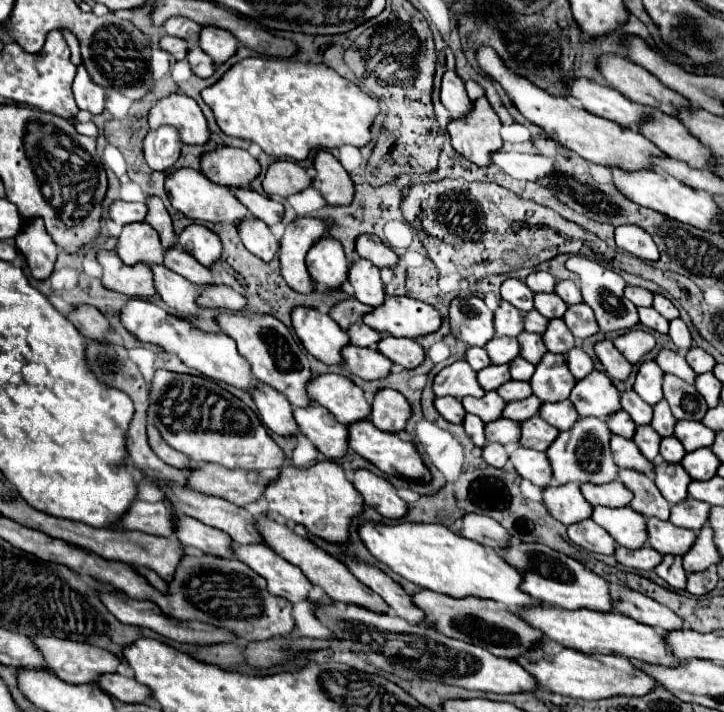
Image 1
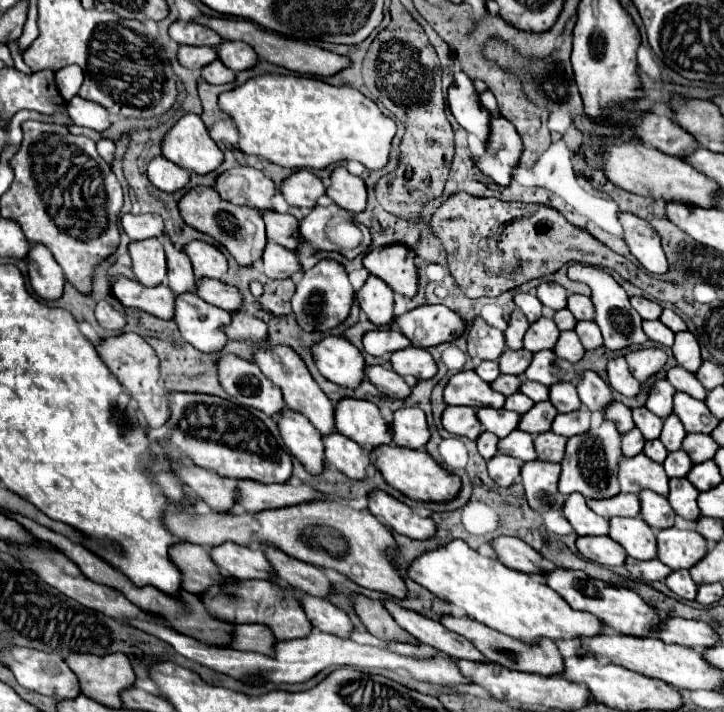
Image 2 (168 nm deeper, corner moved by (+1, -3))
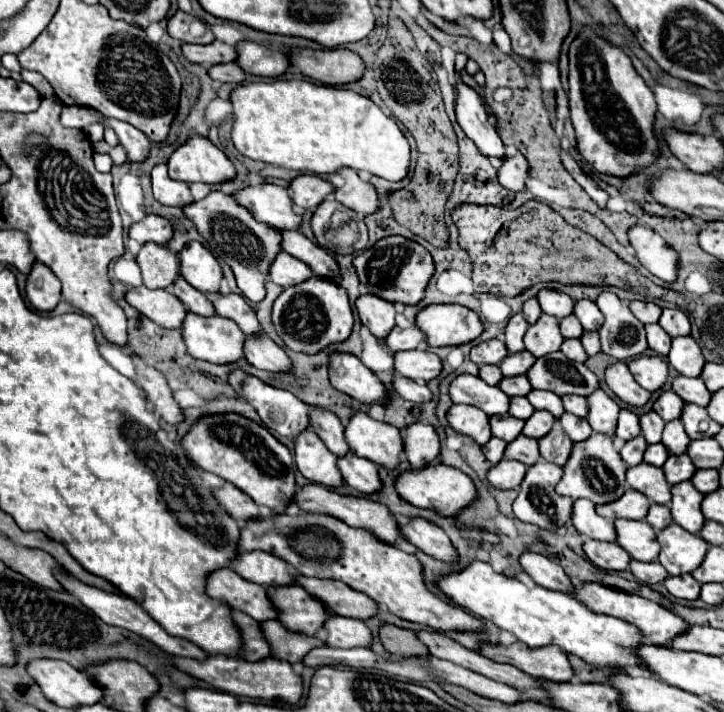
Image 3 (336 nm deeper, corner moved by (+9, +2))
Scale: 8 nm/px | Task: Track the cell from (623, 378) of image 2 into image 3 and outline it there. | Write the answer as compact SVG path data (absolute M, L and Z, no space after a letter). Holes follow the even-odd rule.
M615 363L611 365L607 371L605 371L605 379L607 379L607 385L609 389L623 401L627 403L629 407L643 407L649 399L651 399L651 393L645 391L631 375L627 363Z

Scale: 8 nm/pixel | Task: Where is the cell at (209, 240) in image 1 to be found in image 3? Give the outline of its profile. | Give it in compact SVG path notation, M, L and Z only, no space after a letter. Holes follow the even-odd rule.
M197 241L189 243L179 253L181 263L181 275L201 293L219 293L219 283L223 279L221 265L217 259Z

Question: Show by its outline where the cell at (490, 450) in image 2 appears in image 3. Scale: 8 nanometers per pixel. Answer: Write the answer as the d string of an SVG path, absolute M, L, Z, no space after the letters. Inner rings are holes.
M491 437L491 441L487 445L483 445L483 451L487 455L487 459L497 465L501 459L503 459L503 449L507 447L507 443L503 439L497 439L497 437Z

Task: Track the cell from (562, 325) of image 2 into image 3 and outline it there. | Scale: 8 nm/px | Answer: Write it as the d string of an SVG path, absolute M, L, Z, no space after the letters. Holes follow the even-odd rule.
M569 315L569 317L561 319L561 333L565 339L579 339L583 335L583 327L579 325L575 315Z

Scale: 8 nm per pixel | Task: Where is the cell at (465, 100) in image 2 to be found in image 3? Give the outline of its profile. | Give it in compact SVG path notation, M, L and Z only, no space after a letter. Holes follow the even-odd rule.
M457 53L455 57L455 71L457 71L457 103L455 103L455 115L457 121L463 129L463 133L477 145L479 153L485 157L497 157L497 159L505 159L505 145L495 129L495 125L489 127L489 117L483 109L483 103L479 99L479 95L461 83L459 73L461 69L465 69L467 57L463 53Z

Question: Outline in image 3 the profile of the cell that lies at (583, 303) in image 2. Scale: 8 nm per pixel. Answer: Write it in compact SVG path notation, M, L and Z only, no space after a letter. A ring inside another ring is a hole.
M587 299L575 301L573 315L581 321L585 331L597 331L599 325L603 325L603 313L599 311L599 307L593 301L587 301Z

